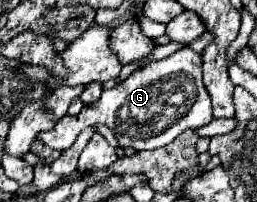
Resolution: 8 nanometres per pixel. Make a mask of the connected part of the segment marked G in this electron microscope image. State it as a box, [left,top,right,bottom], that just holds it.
[37,47,213,151]

